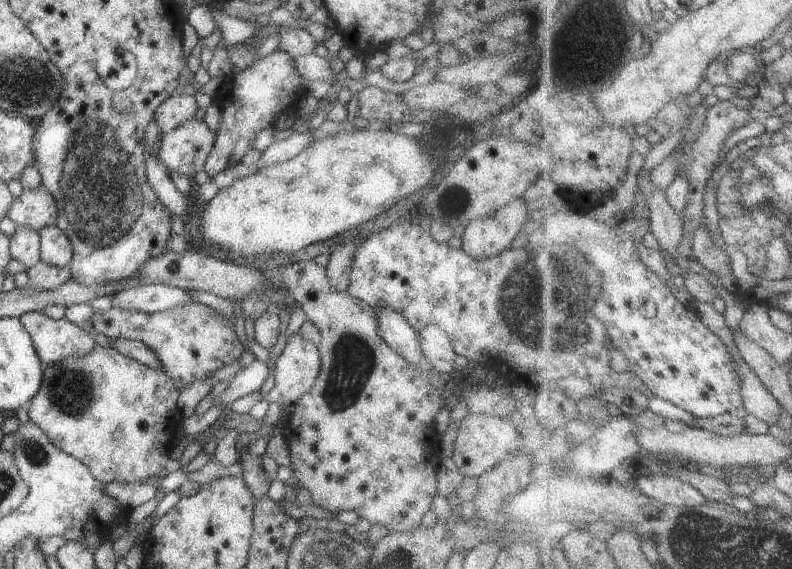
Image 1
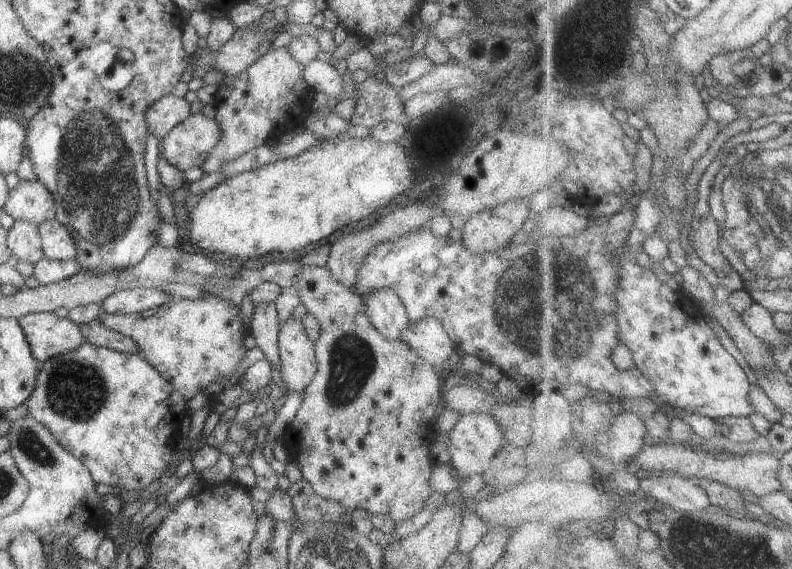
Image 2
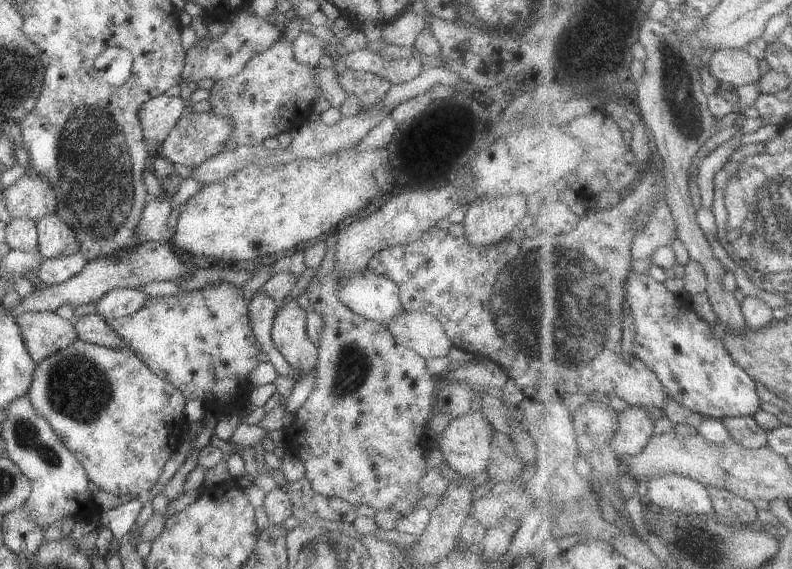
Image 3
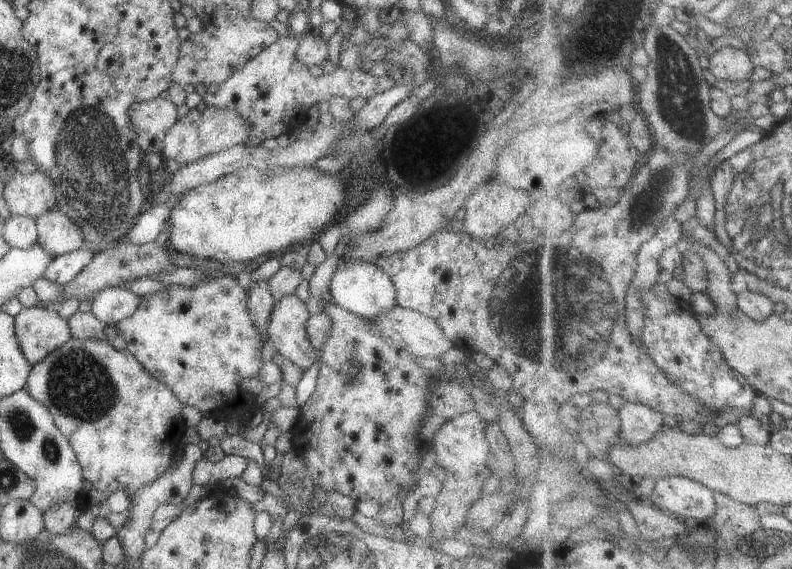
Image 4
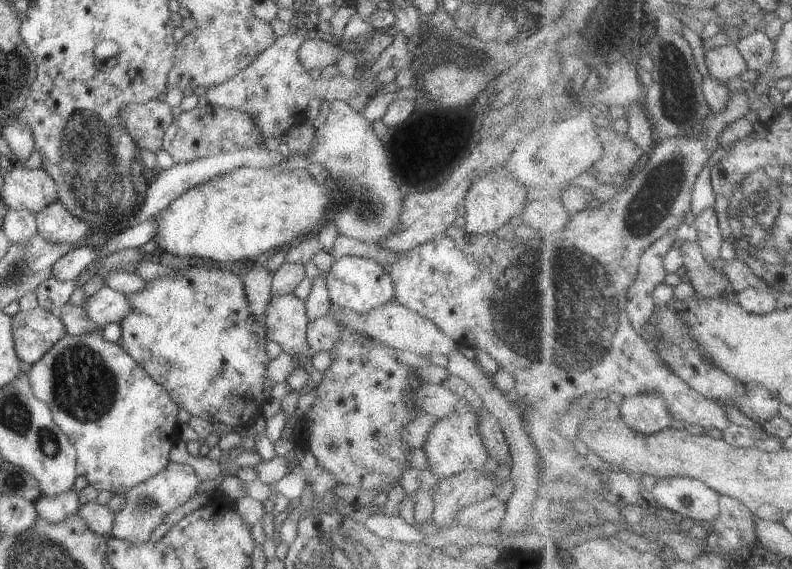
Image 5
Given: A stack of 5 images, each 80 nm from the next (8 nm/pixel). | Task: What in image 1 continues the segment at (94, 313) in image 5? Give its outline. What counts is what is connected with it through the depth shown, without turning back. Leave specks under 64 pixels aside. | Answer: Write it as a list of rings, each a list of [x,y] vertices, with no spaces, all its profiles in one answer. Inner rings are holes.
[[[164,283],[138,285],[112,295],[112,306],[139,313],[155,313],[185,305],[192,301],[192,295],[186,290],[171,287]]]

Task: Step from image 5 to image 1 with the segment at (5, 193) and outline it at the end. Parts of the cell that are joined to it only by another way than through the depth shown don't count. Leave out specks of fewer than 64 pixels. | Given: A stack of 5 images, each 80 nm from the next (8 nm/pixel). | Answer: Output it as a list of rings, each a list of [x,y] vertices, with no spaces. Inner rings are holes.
[[[42,186],[23,191],[11,202],[7,216],[17,226],[29,226],[40,230],[42,227],[56,225],[58,205],[56,199]]]

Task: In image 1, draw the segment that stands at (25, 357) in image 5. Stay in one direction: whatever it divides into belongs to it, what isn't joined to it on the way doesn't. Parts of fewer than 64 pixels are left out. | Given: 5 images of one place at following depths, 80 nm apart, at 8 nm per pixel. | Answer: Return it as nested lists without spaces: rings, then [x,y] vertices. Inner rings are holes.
[[[30,311],[19,316],[19,319],[30,333],[44,366],[69,356],[81,357],[97,345],[92,332],[66,318],[57,320],[42,311]]]

